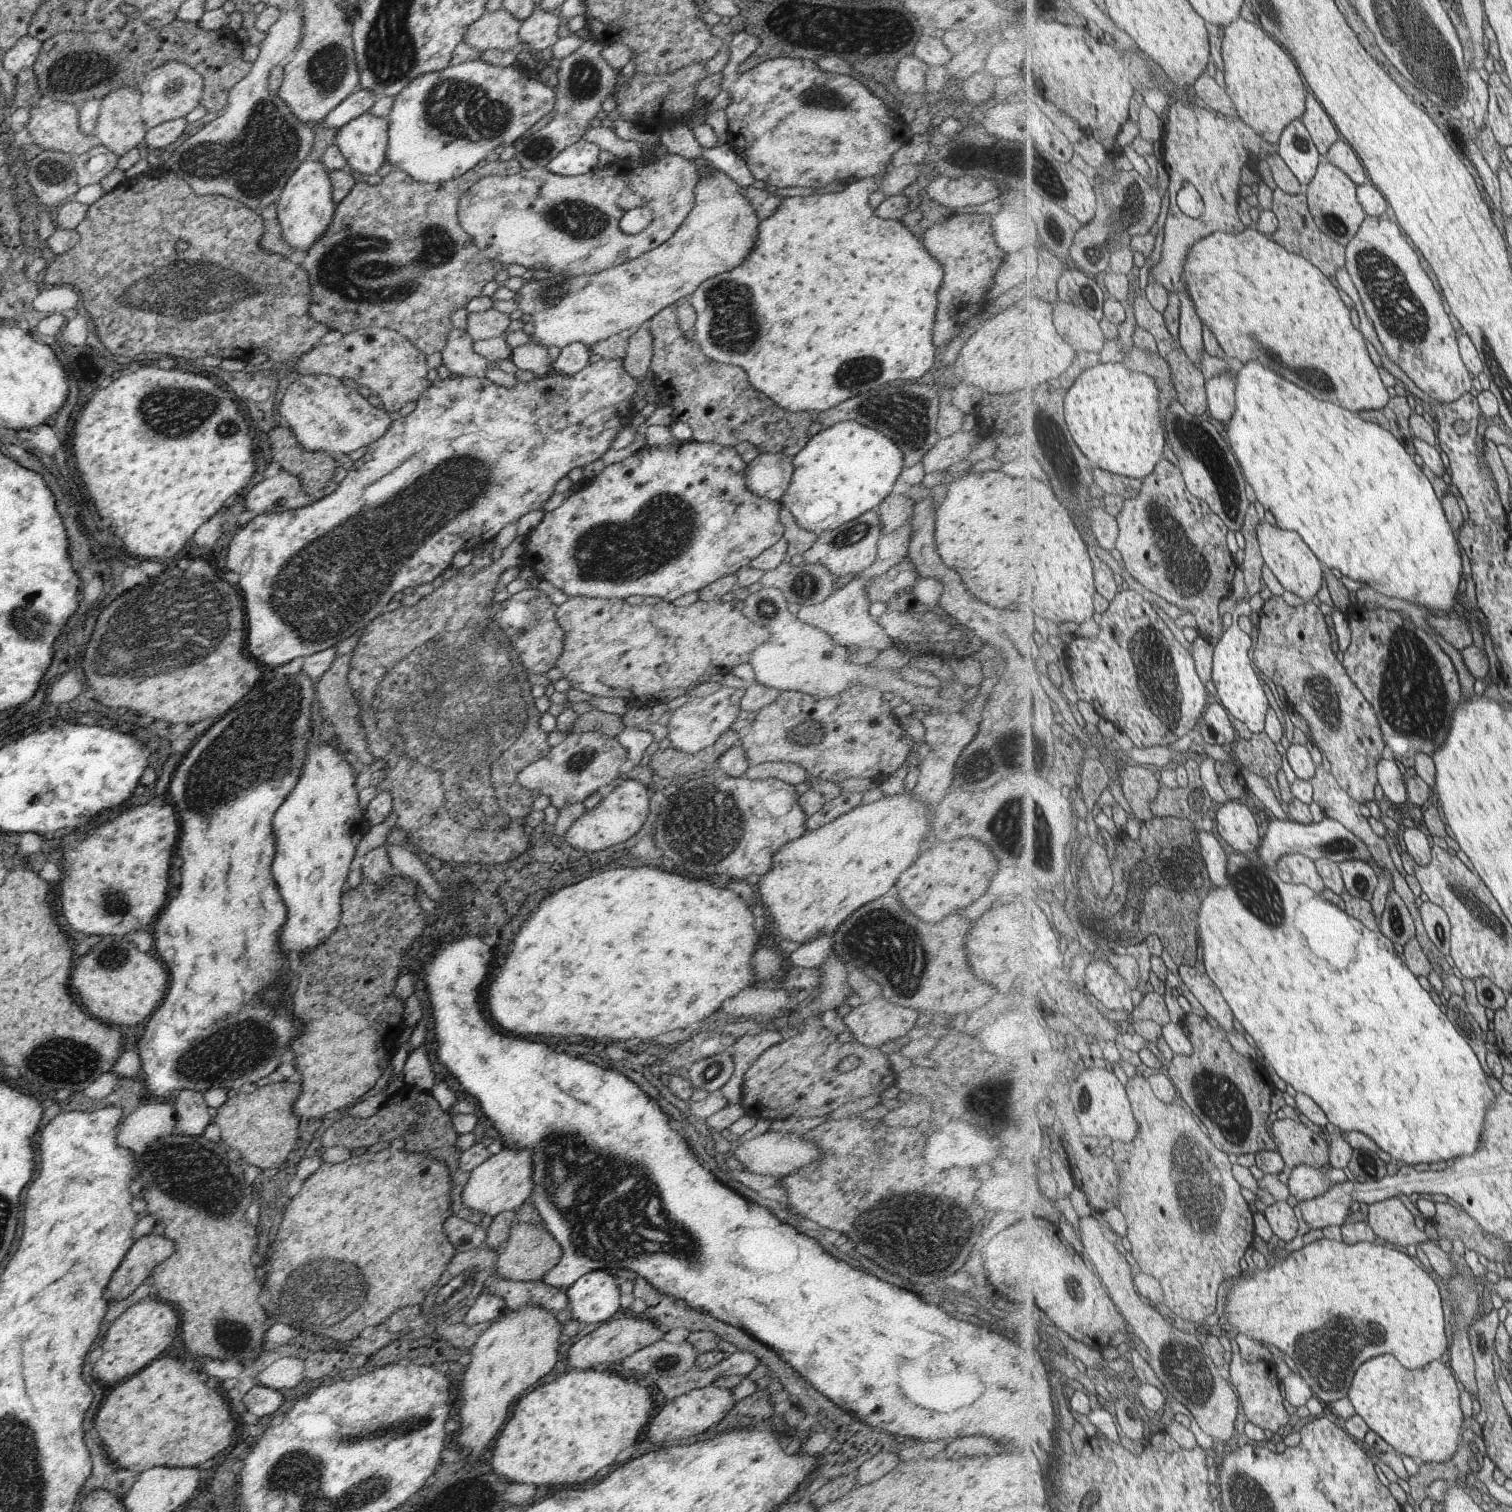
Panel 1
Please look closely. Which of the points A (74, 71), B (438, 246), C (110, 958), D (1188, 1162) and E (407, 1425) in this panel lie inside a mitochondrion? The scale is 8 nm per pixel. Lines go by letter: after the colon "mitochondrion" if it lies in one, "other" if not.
A: mitochondrion
B: mitochondrion
C: mitochondrion
D: mitochondrion
E: mitochondrion

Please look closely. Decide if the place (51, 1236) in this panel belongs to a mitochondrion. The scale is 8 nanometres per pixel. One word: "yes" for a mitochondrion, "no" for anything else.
no

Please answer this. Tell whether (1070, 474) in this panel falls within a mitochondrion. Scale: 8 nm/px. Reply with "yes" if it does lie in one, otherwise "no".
no

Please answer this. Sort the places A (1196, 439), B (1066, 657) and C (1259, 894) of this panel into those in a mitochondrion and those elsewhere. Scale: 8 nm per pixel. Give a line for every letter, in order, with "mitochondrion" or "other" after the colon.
A: mitochondrion
B: other
C: mitochondrion

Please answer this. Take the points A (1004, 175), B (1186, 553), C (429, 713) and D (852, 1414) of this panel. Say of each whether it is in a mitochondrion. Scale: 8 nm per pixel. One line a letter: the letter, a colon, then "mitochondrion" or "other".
A: other
B: mitochondrion
C: mitochondrion
D: other

